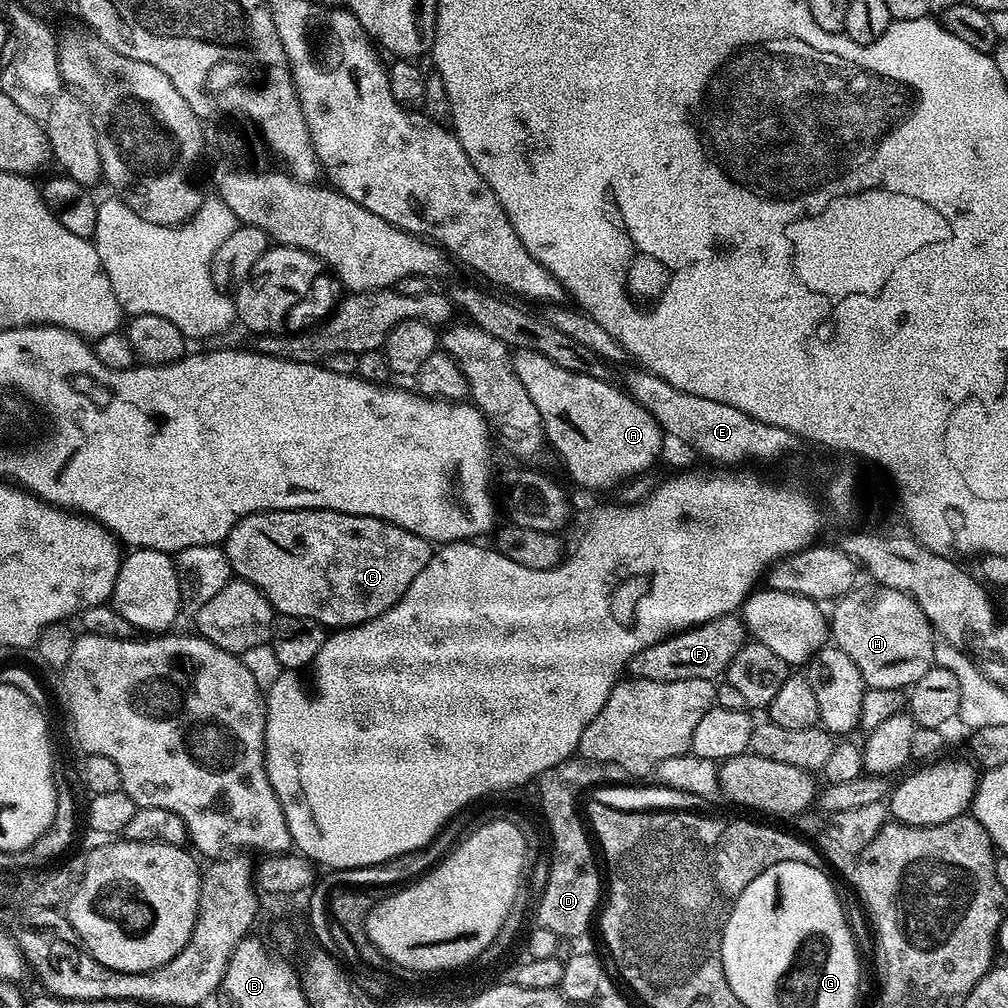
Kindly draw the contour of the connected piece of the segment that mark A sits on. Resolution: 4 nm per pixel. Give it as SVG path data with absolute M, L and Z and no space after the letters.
M519 349L513 355L512 365L526 386L526 394L538 406L538 414L544 424L543 435L547 443L564 459L568 472L584 488L612 488L639 472L644 472L660 456L660 447L666 443L664 431L637 400L632 399L623 387L607 384L607 379L588 376L585 372L571 372L538 354L534 350Z

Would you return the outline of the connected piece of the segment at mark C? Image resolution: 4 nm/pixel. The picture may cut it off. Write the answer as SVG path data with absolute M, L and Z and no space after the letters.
M285 508L270 512L253 512L250 516L243 516L239 522L230 530L228 539L224 541L223 550L228 555L228 561L233 573L239 579L248 580L253 586L269 600L272 607L280 616L297 616L298 618L310 618L314 622L324 625L328 630L339 630L341 628L353 628L355 624L364 624L367 620L378 618L390 606L394 606L410 590L410 582L418 578L420 571L430 562L434 548L423 536L414 534L410 530L402 530L393 524L387 524L385 520L370 518L369 516L355 516L345 512L327 512L324 508Z

